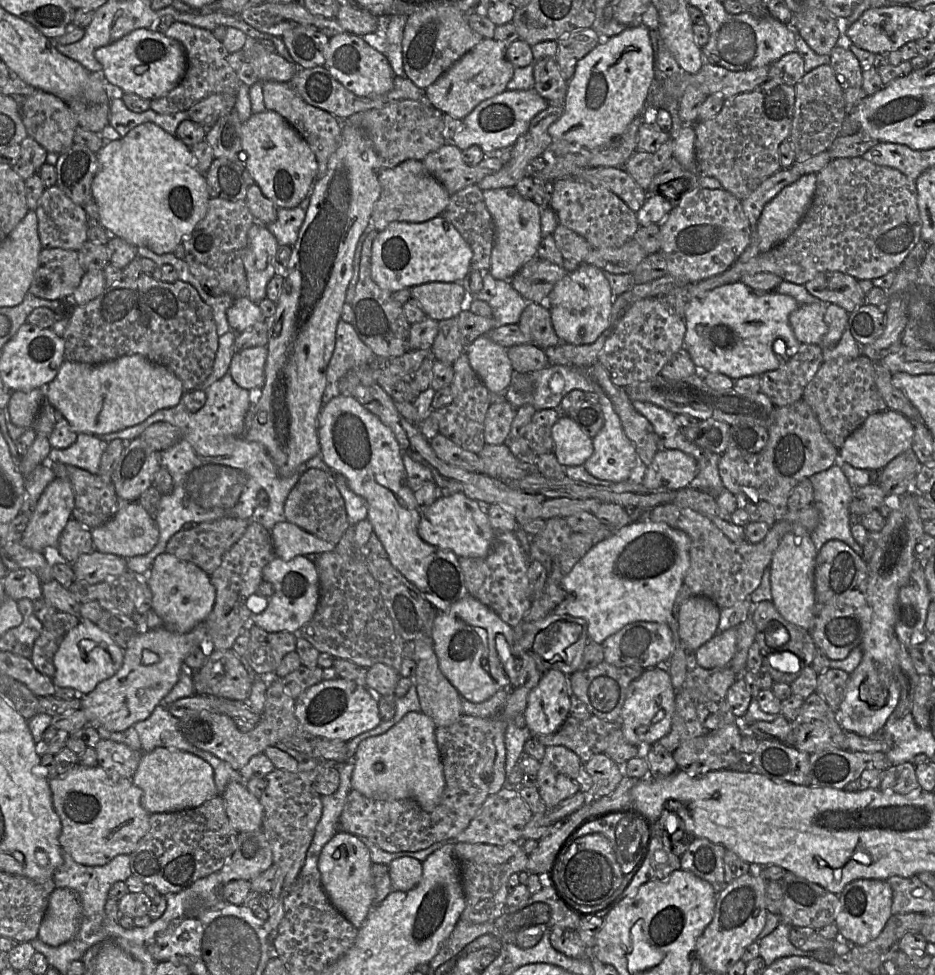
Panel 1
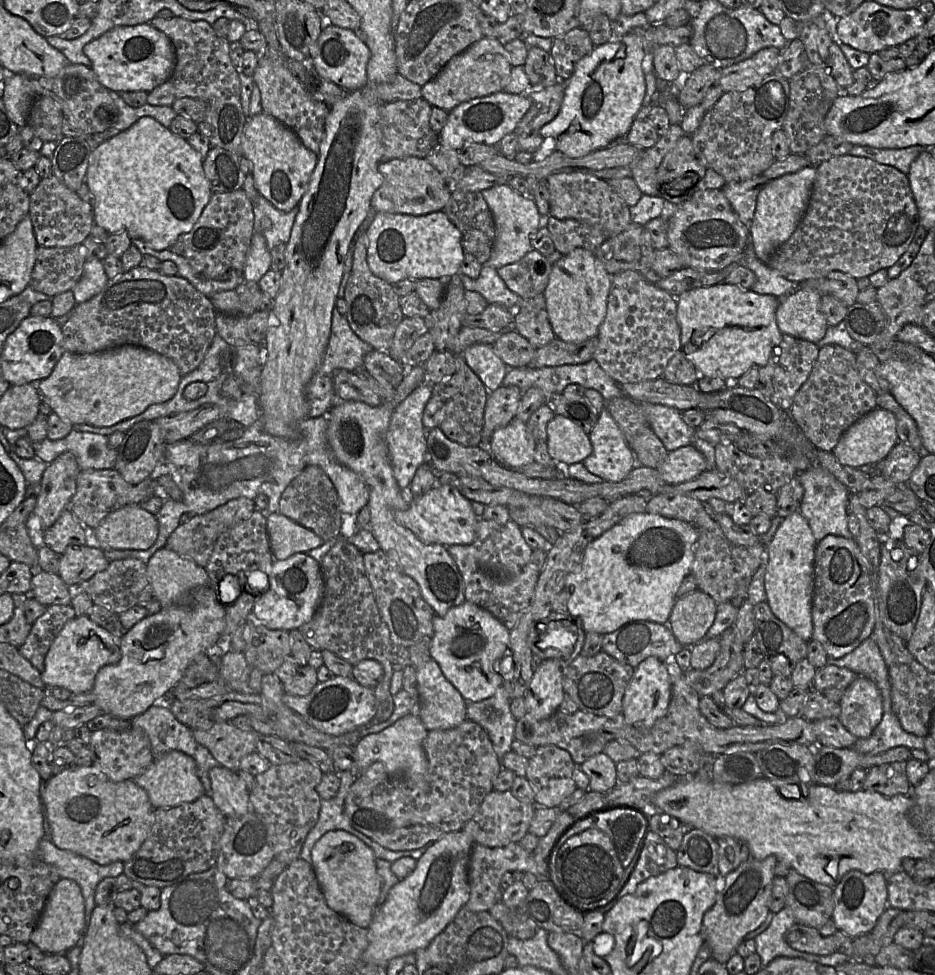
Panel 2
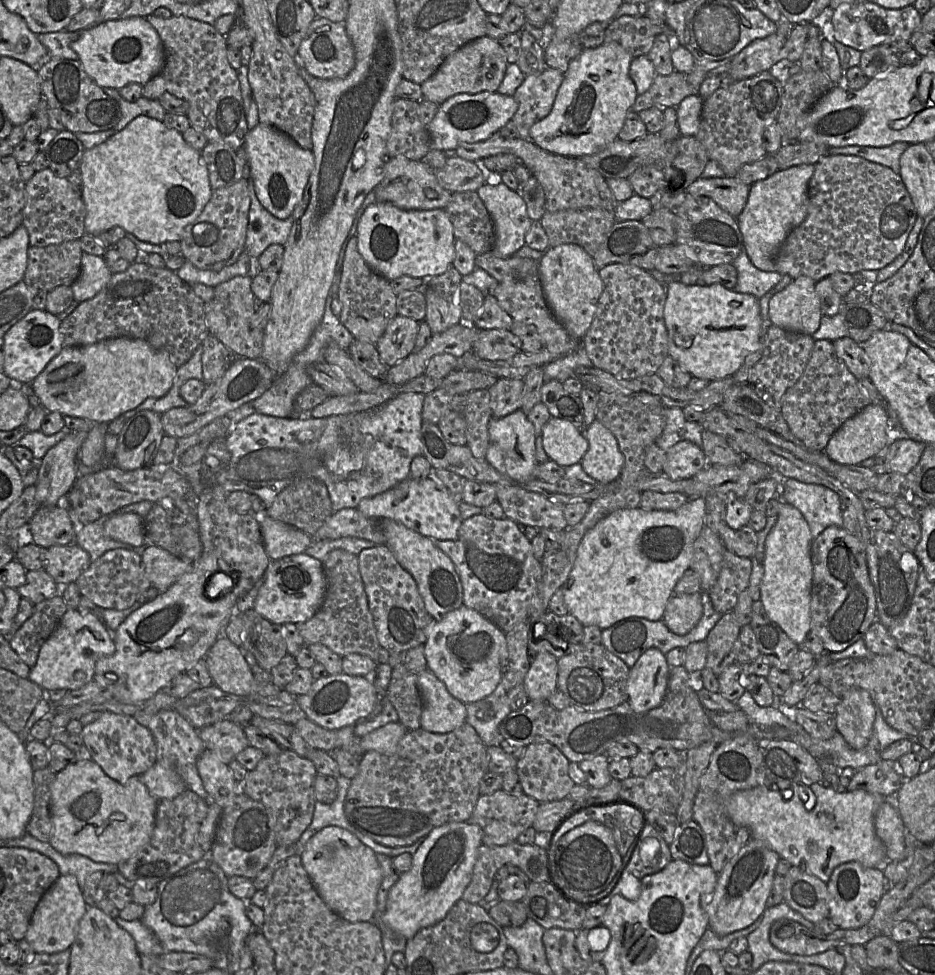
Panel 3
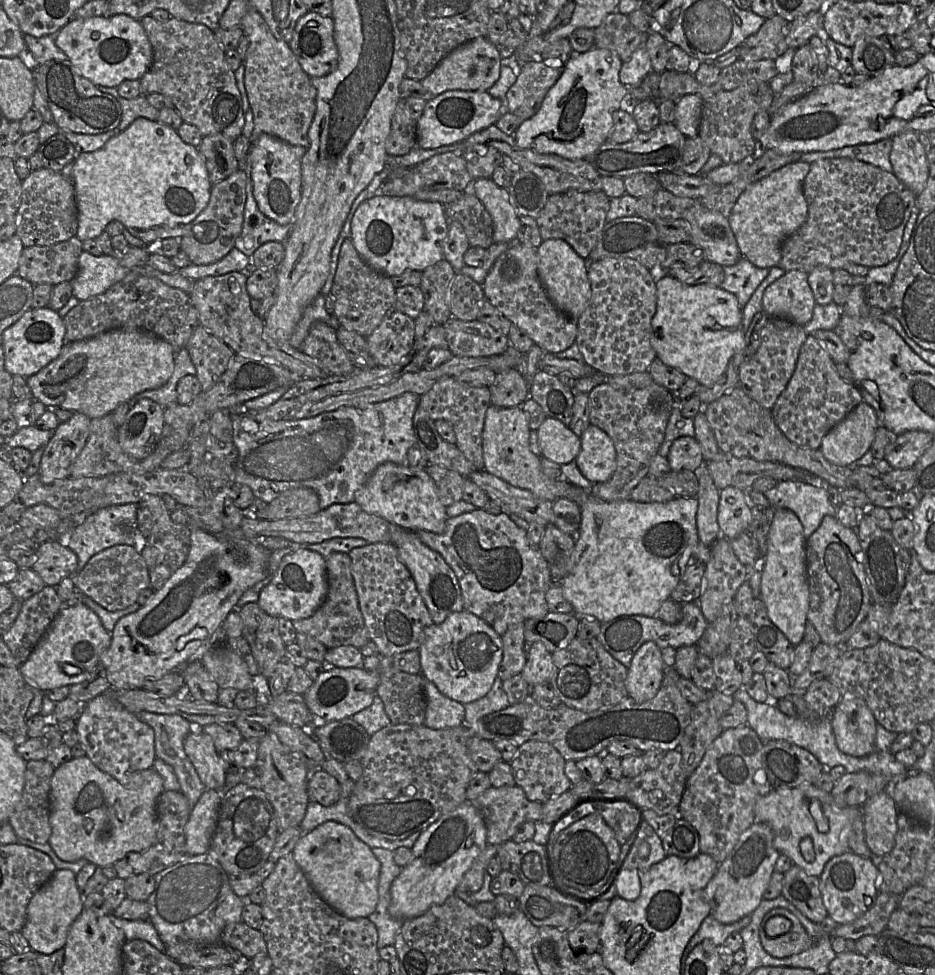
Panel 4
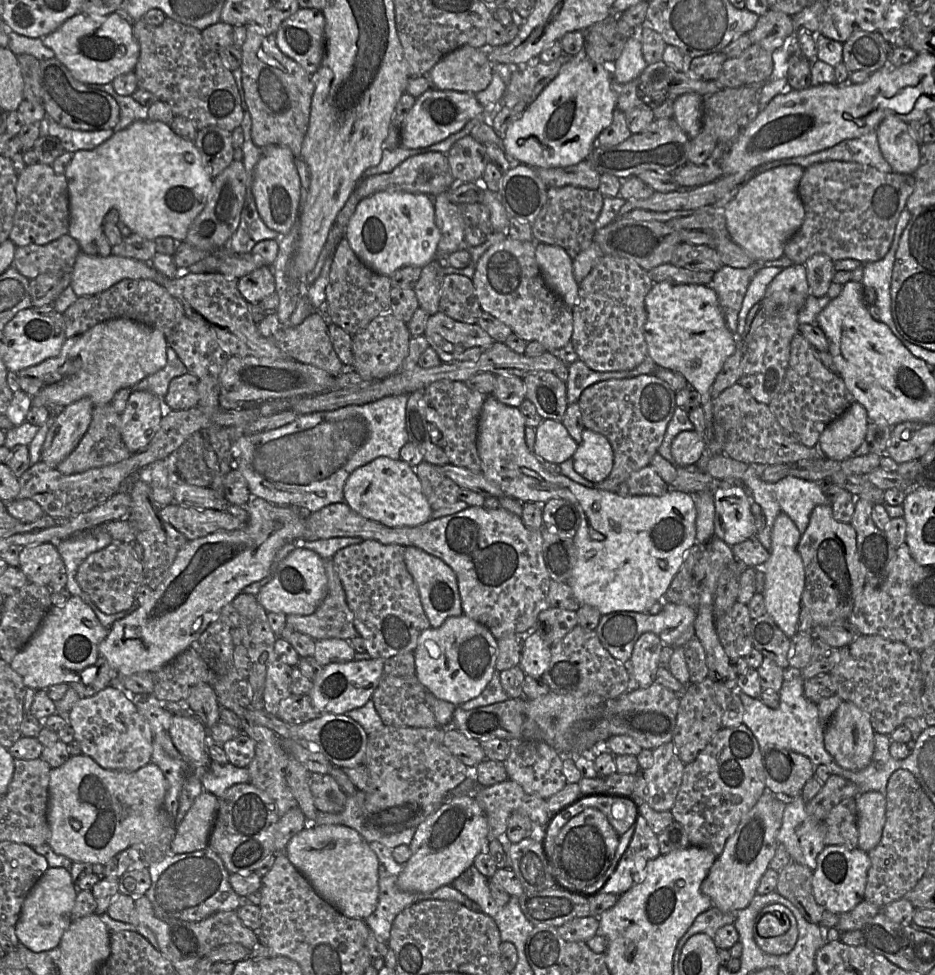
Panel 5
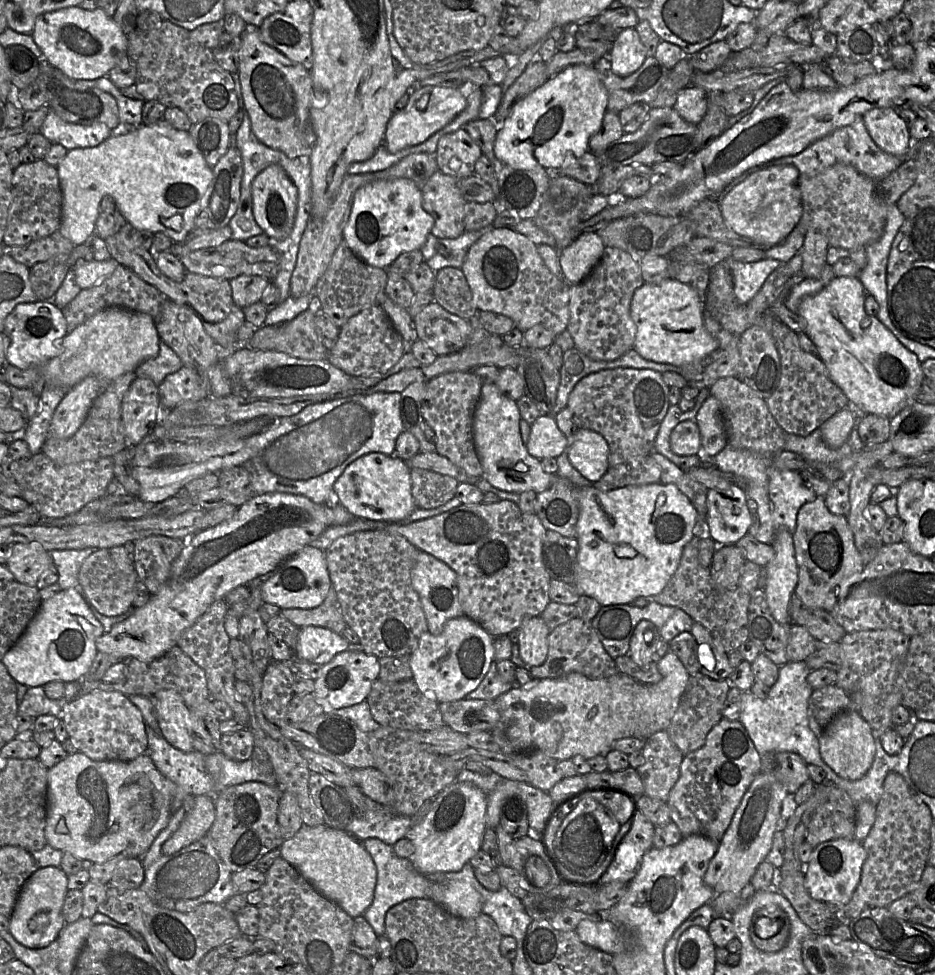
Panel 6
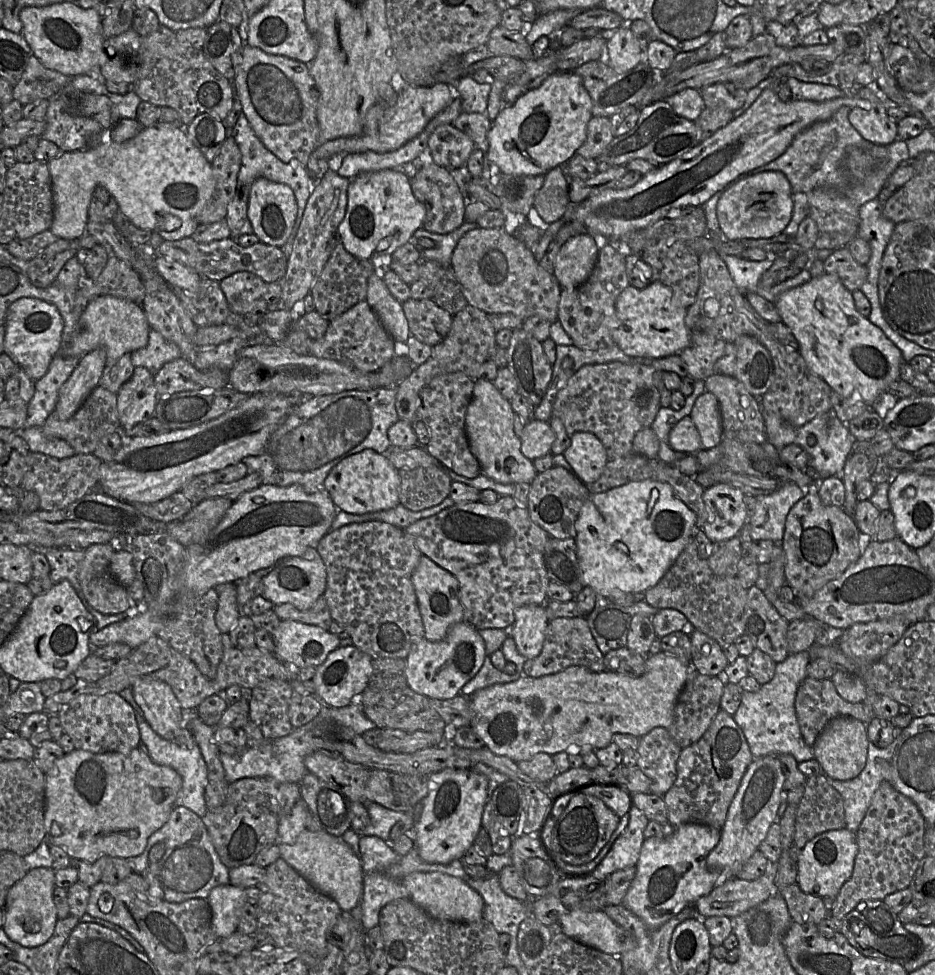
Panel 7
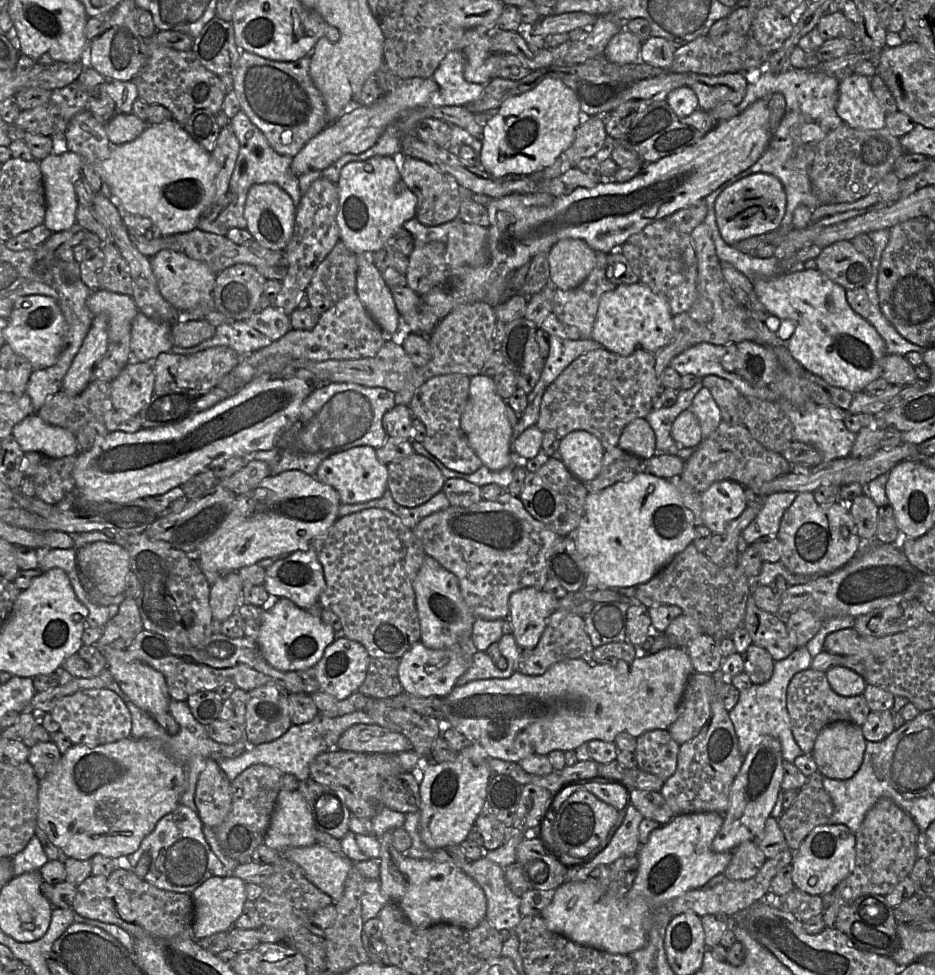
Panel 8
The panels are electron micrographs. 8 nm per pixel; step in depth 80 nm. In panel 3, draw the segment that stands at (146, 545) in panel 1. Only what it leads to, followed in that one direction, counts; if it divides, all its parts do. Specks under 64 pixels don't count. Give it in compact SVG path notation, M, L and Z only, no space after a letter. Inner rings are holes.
M136 513L109 515L104 530L108 537L133 547L143 546L147 538L144 519Z

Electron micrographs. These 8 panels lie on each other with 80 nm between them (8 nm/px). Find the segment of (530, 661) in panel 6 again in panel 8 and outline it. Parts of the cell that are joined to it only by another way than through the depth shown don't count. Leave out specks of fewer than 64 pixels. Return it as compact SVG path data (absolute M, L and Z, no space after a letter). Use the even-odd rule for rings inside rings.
M532 587L510 595L508 619L520 648L532 649L538 644L548 618L558 609L558 603L555 596Z

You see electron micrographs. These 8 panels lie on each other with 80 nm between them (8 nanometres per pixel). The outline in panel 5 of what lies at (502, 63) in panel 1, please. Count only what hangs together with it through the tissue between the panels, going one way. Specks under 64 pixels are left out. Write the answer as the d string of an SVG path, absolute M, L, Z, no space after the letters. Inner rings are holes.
M462 46L445 55L428 73L432 89L476 94L486 89L493 77L493 63L484 48Z

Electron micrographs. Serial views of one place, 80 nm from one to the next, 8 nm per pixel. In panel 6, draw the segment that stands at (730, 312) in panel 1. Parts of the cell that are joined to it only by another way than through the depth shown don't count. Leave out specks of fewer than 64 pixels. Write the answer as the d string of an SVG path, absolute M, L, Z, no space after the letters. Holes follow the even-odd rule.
M665 279L658 284L644 283L634 292L630 306L630 315L636 326L633 350L646 360L680 367L687 381L700 382L702 362L718 347L717 340L704 326L704 311L704 299L687 284L674 279Z

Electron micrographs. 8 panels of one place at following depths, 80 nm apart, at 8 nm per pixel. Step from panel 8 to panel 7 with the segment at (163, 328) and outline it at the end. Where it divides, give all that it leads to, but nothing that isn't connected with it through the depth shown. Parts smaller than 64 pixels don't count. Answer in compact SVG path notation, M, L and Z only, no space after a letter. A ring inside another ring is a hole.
M152 329L147 345L131 353L133 367L145 367L152 374L157 373L166 363L180 357L182 355L179 347Z

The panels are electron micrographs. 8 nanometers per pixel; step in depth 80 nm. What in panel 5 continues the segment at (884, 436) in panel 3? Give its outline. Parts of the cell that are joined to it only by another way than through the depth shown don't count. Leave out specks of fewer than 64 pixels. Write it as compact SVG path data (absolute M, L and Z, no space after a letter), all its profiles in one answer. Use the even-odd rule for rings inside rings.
M858 402L826 426L819 436L822 454L830 459L843 461L854 455L865 441L870 419L867 410Z

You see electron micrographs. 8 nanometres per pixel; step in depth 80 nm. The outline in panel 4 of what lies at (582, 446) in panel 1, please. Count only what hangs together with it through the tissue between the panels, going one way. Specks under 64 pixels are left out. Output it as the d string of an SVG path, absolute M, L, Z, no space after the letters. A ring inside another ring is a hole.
M546 417L537 430L542 456L559 465L575 461L581 438L558 419Z

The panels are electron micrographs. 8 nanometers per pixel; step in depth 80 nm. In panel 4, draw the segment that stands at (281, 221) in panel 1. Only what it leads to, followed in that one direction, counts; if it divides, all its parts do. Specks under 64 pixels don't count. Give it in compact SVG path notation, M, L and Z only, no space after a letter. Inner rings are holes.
M246 159L246 194L244 208L244 221L240 236L235 242L235 248L251 257L252 254L264 243L270 241L281 242L286 248L287 238L291 234L293 223L281 225L266 217L259 209L253 195L252 165Z

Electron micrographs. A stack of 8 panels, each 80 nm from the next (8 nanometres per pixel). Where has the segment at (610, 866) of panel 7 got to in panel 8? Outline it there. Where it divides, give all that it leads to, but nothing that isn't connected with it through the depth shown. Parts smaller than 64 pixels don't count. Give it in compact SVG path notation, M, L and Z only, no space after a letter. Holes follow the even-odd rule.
M629 803L622 824L608 845L592 859L594 866L611 865L619 858L638 856L642 846L639 841L639 825L643 819L643 815Z

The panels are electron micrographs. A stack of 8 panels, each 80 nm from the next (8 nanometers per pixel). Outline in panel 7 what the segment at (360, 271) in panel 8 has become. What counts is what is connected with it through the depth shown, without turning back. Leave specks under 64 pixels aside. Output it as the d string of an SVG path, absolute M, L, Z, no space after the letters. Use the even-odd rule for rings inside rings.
M375 272L369 277L366 302L377 314L394 341L406 343L411 332L402 303L389 292L383 275Z

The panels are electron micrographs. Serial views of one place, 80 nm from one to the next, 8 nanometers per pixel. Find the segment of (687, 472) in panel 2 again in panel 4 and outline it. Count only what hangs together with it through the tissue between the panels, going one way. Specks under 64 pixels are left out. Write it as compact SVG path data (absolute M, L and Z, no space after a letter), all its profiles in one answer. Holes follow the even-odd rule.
M695 437L676 439L667 456L671 471L695 471L704 461L702 449Z

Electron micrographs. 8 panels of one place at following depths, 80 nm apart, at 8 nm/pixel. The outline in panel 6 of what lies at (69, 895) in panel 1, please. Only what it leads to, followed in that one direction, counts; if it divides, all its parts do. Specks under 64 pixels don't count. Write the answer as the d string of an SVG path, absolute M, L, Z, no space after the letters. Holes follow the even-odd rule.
M40 867L35 871L23 885L9 917L11 935L31 949L44 948L57 939L66 925L62 909L68 889L68 875L60 867Z

